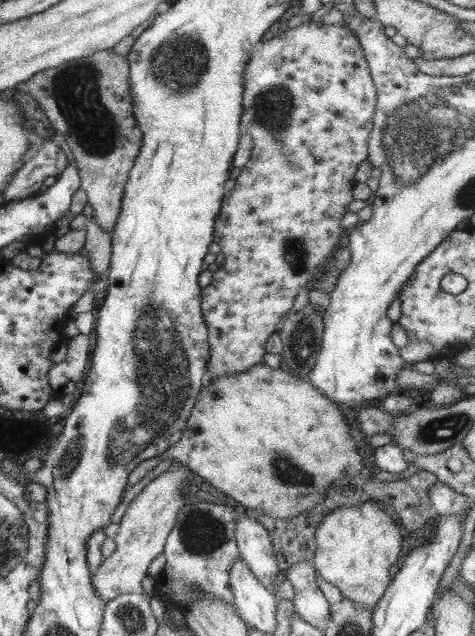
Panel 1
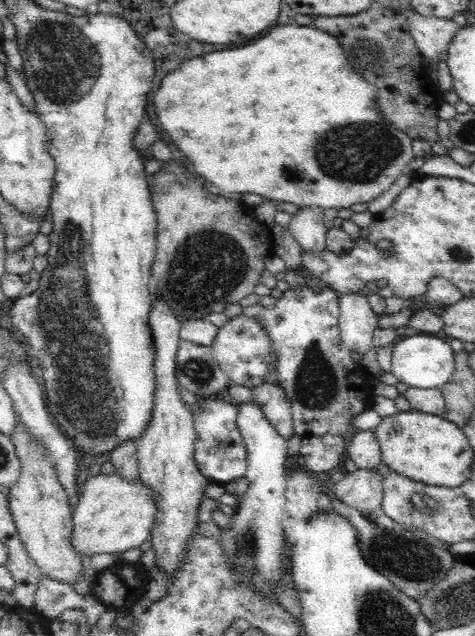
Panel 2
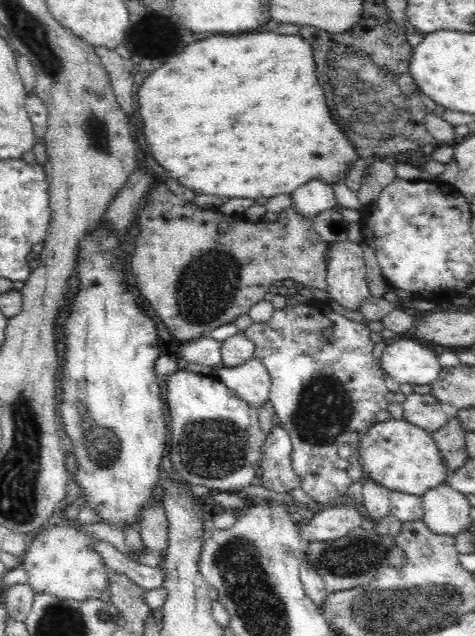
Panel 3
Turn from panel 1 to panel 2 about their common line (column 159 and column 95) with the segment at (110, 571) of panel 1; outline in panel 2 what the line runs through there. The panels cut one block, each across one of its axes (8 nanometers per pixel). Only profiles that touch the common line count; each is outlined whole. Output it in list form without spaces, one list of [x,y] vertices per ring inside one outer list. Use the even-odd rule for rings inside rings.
[[[98,473],[78,489],[79,499],[72,511],[71,545],[80,556],[123,553],[139,547],[150,536],[157,513],[151,490],[139,480],[126,482],[118,473]]]

